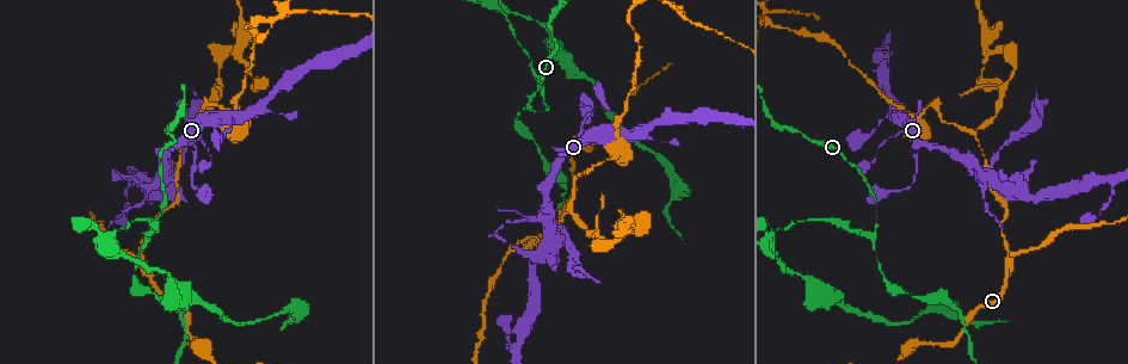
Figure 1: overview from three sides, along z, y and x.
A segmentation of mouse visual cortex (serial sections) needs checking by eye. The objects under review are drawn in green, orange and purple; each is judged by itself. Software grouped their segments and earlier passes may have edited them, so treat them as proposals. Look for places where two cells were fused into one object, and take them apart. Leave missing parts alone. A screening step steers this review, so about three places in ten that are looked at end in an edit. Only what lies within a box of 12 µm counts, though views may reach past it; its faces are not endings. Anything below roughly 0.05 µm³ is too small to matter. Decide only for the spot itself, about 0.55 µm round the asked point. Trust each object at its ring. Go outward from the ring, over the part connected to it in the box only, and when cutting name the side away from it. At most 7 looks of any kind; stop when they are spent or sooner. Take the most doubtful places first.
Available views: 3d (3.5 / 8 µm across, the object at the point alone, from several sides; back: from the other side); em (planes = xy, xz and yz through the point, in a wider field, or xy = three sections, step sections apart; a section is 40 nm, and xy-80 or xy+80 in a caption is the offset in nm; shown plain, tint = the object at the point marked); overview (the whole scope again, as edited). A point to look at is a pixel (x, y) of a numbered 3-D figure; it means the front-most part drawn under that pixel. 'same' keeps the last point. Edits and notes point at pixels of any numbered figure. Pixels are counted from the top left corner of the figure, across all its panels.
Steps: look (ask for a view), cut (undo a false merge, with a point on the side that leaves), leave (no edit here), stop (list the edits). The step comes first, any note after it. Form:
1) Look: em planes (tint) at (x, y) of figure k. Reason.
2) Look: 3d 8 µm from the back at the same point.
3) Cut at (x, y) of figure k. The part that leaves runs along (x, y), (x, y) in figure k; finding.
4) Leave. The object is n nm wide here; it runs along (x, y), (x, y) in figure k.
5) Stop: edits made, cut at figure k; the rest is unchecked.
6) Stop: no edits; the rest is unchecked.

Look: 3d 3.5 µm at (148, 237) of figure 1. Three arms meet.

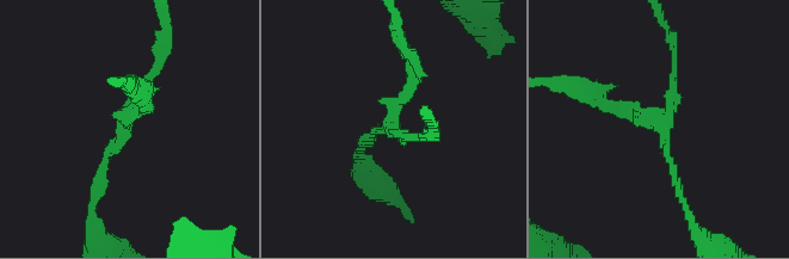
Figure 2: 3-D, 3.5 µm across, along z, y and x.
Look: em xy step 3 (tint) at (663, 120) of figure 2. 3 arms meet here; the arms are 100, 100, 200 nm wide; now the EM.

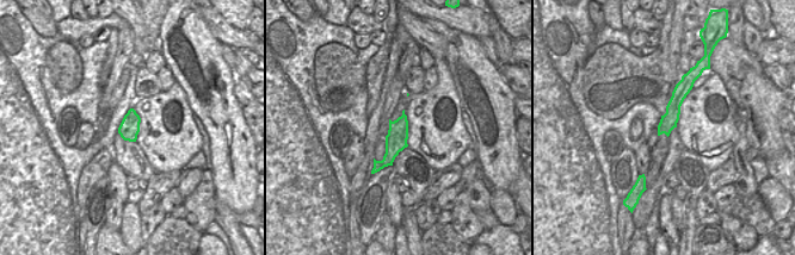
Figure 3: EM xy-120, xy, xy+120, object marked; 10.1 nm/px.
Cut at (622, 108) of figure 2. A border runs along (384, 154), (383, 166) in figure 3; two cells meet here.

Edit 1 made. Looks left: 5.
Look: overview.

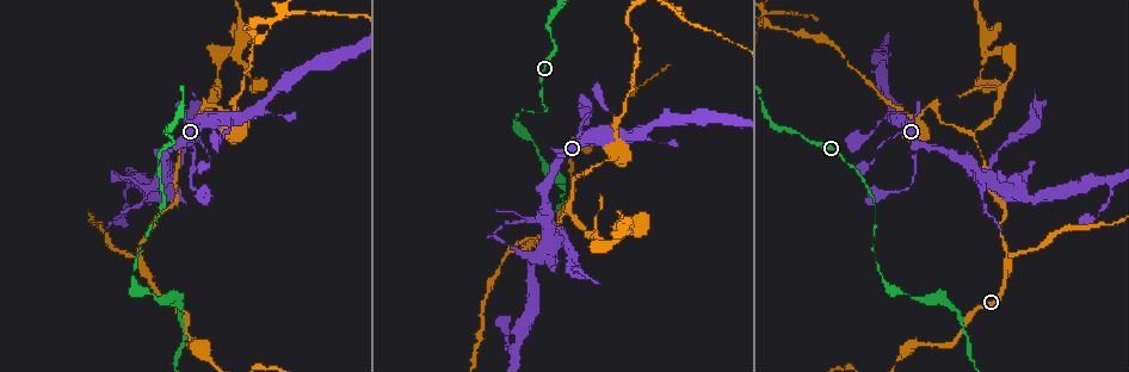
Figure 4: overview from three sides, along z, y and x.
Look: 3d 3.5 µm at (520, 243) of figure 4. Branch point.

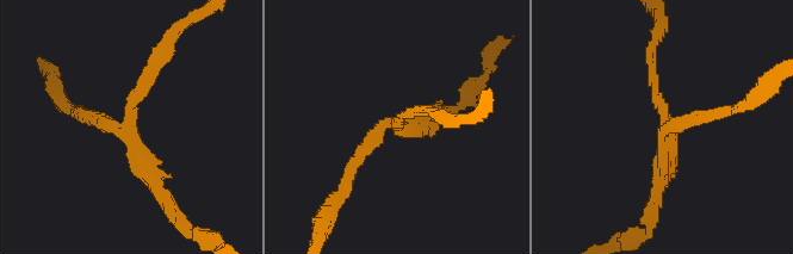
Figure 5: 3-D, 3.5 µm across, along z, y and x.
Look: em xy step 3 (tint) at (670, 136) of figure 5. 3 arms meet here; the arms are 150, 200, 200 nm wide; shape alone is not enough.

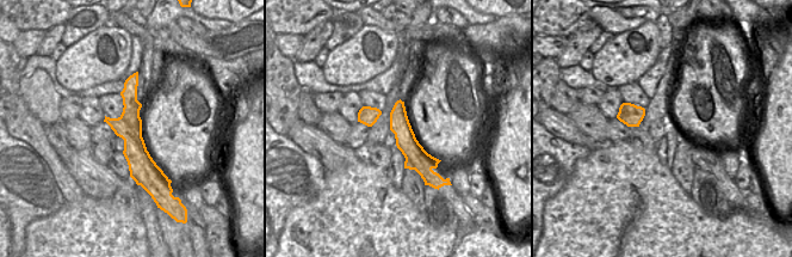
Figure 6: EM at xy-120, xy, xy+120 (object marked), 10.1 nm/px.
Cut at (142, 90) of figure 5. The object is 220 nm wide here; a border runs along (121, 116), (131, 126), (141, 123) in figure 6; two cells meet here.

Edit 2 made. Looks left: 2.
Stop: edits made, cut at figure 2, cut at figure 5; the rest is unchecked.

